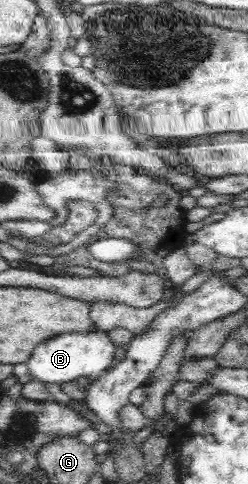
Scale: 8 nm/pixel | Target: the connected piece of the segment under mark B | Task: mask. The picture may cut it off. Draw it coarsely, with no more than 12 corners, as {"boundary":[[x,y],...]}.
{"boundary":[[61,333],[26,360],[43,382],[98,377],[111,365],[108,333]]}

